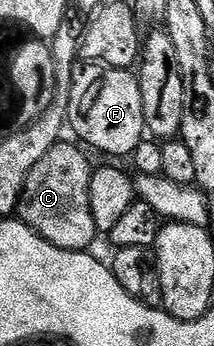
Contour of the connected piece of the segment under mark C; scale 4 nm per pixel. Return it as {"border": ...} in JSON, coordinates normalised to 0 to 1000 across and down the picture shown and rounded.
{"border":[[[364,416],[350,419],[252,419],[229,448],[210,448],[210,460],[192,460],[192,471],[173,471],[154,494],[136,494],[136,517],[117,517],[89,578],[79,627],[159,673],[192,679],[192,691],[266,714],[407,725],[453,688],[435,598],[416,598],[416,529],[435,477],[407,468],[411,445]]]}

